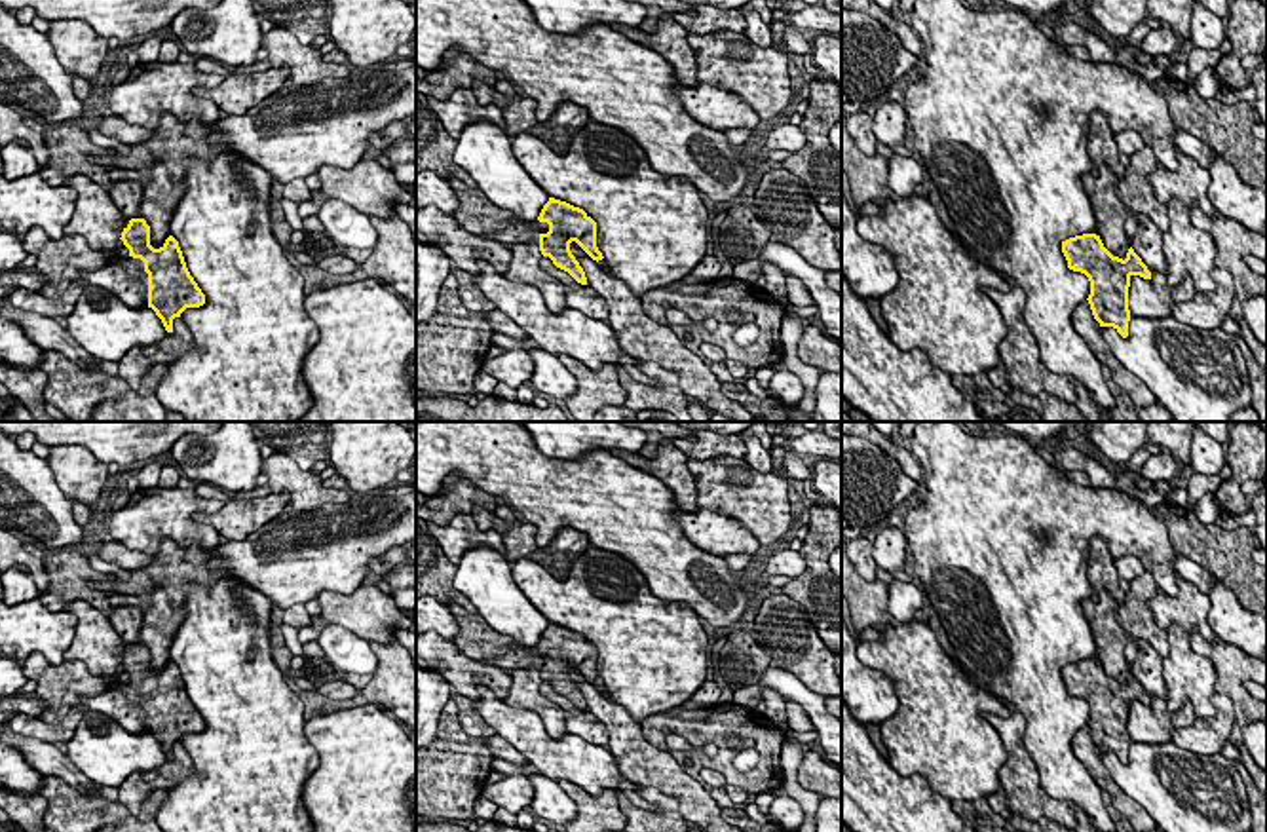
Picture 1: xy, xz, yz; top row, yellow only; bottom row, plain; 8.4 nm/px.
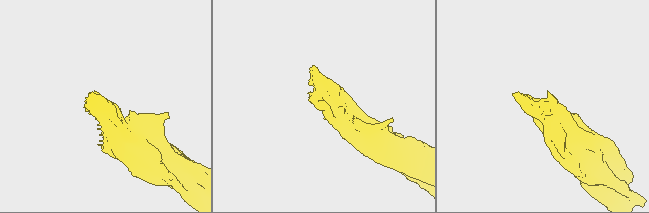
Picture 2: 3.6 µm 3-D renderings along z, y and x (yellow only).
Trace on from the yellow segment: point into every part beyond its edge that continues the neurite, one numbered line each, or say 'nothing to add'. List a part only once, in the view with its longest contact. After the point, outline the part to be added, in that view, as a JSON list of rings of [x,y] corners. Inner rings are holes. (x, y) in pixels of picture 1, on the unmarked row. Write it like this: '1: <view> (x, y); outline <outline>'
1: xy (126, 703); outline [[[112,676],[108,688],[95,697],[82,697],[82,707],[103,712],[116,720],[129,733],[148,731],[148,699],[144,688],[133,682],[114,682]]]

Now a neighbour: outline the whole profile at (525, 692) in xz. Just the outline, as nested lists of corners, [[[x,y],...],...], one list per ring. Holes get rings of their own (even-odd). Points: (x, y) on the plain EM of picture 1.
[[[517,669],[507,672],[513,678],[509,695],[503,699],[509,707],[528,709],[541,716],[545,731],[553,739],[562,739],[566,731],[568,712],[545,697],[539,688],[543,684],[539,671]]]

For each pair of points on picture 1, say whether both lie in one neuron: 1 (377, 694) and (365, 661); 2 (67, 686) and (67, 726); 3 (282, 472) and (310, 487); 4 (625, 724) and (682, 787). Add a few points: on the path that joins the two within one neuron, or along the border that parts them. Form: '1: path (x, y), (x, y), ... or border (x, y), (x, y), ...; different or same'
1: border (369, 642), (377, 658), (373, 673); different
2: border (76, 707), (57, 724), (46, 724), (38, 718); different
3: path (289, 477), (302, 487); same
4: path (631, 741), (665, 774); same

